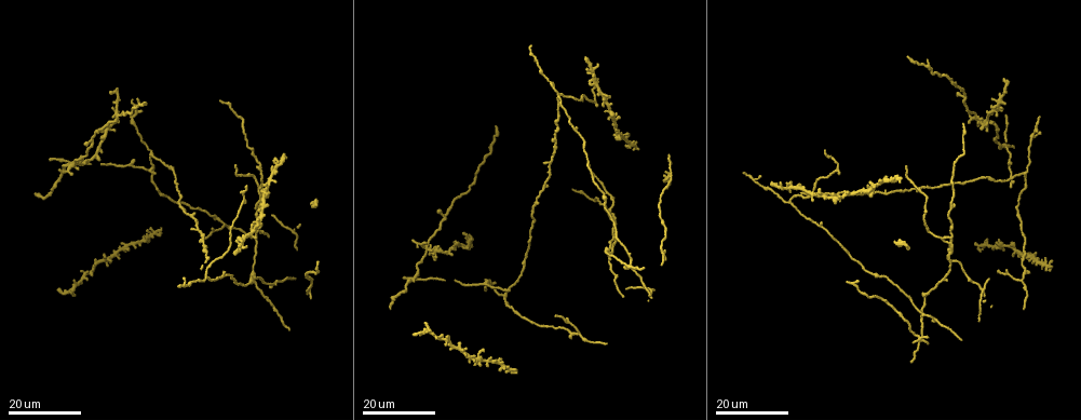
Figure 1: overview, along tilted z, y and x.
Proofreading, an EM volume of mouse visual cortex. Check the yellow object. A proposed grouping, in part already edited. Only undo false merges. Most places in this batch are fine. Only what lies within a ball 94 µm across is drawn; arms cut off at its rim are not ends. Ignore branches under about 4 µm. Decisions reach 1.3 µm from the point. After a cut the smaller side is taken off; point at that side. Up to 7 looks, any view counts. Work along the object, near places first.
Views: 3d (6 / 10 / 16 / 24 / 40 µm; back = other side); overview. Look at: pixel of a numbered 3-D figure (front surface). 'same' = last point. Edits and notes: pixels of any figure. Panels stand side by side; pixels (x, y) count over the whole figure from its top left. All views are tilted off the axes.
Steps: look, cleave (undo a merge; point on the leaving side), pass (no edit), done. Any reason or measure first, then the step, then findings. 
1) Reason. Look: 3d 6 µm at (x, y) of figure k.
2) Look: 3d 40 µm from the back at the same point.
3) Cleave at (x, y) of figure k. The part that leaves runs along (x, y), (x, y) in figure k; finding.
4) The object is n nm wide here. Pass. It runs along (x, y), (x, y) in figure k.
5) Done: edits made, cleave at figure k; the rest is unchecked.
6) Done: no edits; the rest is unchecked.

Three arms meet. Look: 3d 24 µm at (222, 225) of figure 1.

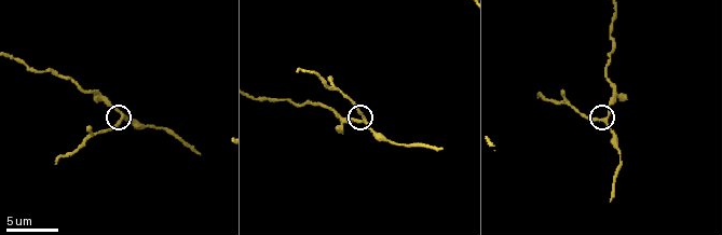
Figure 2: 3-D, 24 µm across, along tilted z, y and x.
Look: 3d 10 µm at (602, 121) of figure 2.

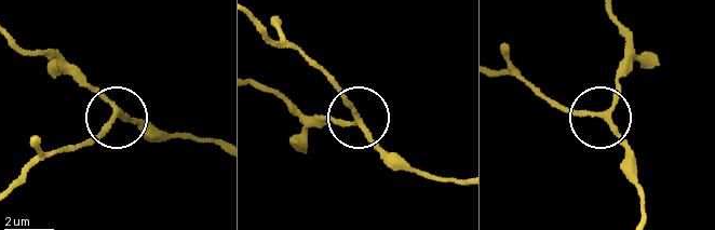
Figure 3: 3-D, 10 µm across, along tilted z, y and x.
3 arms meet here. Pass. It runs along (257, 85), (275, 91), (307, 114), (359, 120), (392, 165) in figure 3; one neuron here.

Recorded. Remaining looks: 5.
Three-way junction. Look: 3d 16 µm at (936, 318) of figure 1.

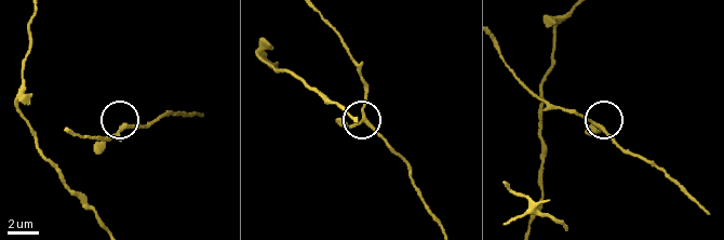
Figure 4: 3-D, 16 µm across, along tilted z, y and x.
Look: 3d 6 µm at (363, 123) of figure 4.

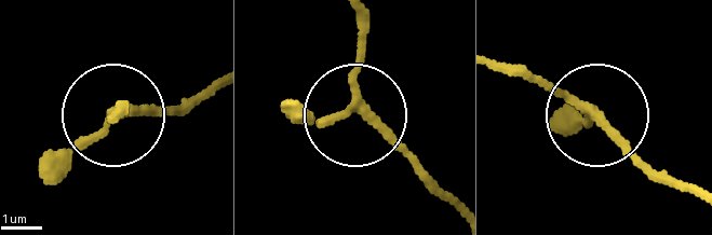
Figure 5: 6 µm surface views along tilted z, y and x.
Look: 3d 6 µm from the back at (358, 111) of figure 5.

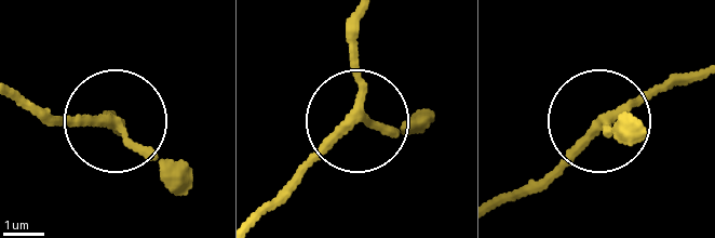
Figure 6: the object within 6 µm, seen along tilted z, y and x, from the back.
The object is 200 nm wide here. Pass. One neuron here.

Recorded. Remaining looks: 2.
Done: no edits; the rest is unchecked.

